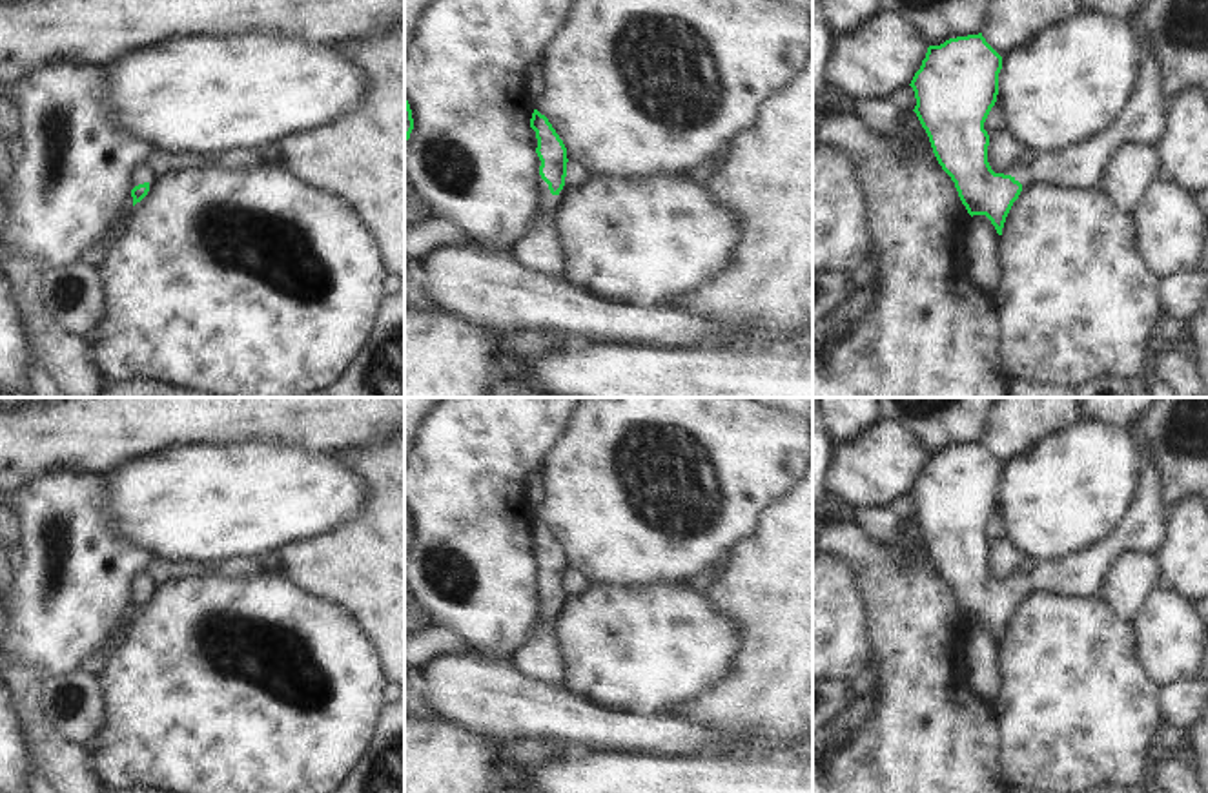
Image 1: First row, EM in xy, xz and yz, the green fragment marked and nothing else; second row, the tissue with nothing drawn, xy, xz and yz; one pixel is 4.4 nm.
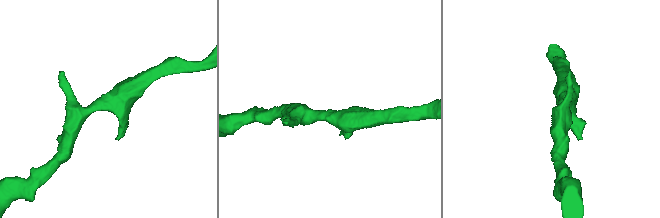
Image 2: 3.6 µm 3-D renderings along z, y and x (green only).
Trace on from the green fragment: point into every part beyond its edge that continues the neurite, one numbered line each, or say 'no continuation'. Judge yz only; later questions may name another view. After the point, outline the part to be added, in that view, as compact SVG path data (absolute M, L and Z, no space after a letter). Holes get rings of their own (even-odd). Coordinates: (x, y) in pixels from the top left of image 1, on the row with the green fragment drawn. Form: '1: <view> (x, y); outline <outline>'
1: yz (1143, 121); outline M1142 15L1130 20L1141 40L1137 55L1137 82L1117 118L1095 137L1059 153L1046 153L1035 170L1015 177L1022 186L1037 180L1070 188L1099 186L1111 155L1124 144L1157 146L1166 131L1166 102L1161 86L1161 67L1144 33Z

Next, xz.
1: xz (540, 250); outline M548 193L537 202L537 221L530 233L516 242L508 253L525 268L537 273L561 277L563 250L558 241L554 213L559 208L559 197Z

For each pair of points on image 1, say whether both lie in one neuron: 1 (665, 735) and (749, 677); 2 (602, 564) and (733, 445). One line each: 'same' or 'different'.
1: different
2: same

